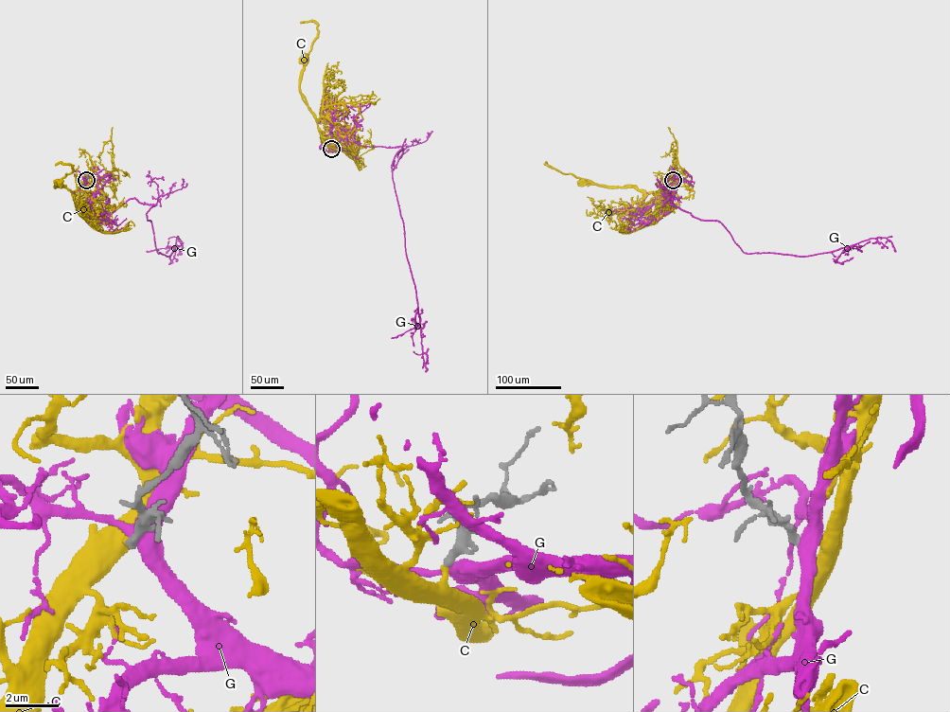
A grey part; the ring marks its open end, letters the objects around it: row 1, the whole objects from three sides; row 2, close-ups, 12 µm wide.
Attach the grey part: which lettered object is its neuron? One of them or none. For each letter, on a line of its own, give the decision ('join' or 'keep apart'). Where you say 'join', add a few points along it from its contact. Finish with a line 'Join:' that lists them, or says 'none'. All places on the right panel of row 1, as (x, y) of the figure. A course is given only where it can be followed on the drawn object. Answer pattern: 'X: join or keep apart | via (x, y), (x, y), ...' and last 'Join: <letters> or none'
C: join | via (673, 180), (666, 187), (654, 193), (644, 193), (633, 187), (581, 183)
G: keep apart
Join: C

